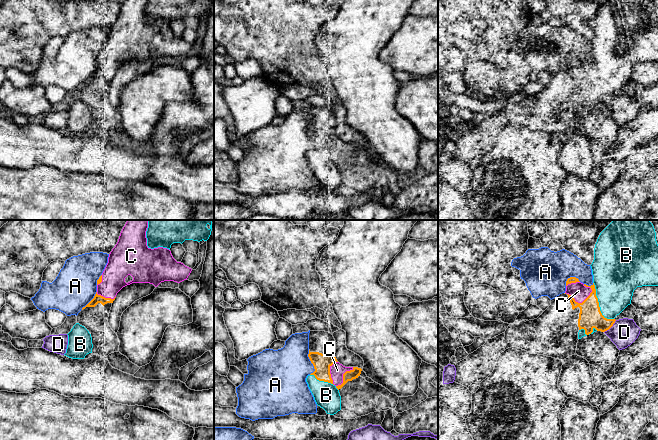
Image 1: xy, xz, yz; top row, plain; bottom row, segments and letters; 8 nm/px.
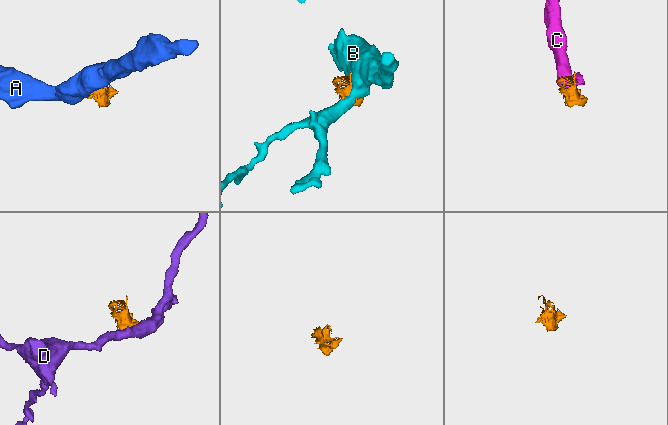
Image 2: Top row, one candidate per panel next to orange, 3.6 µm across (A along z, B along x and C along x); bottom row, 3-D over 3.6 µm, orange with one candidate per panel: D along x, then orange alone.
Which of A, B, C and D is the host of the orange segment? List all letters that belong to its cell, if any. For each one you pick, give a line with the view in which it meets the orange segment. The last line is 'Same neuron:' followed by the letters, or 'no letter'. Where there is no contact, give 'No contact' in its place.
C: Touches orange in yz
Same neuron: C

